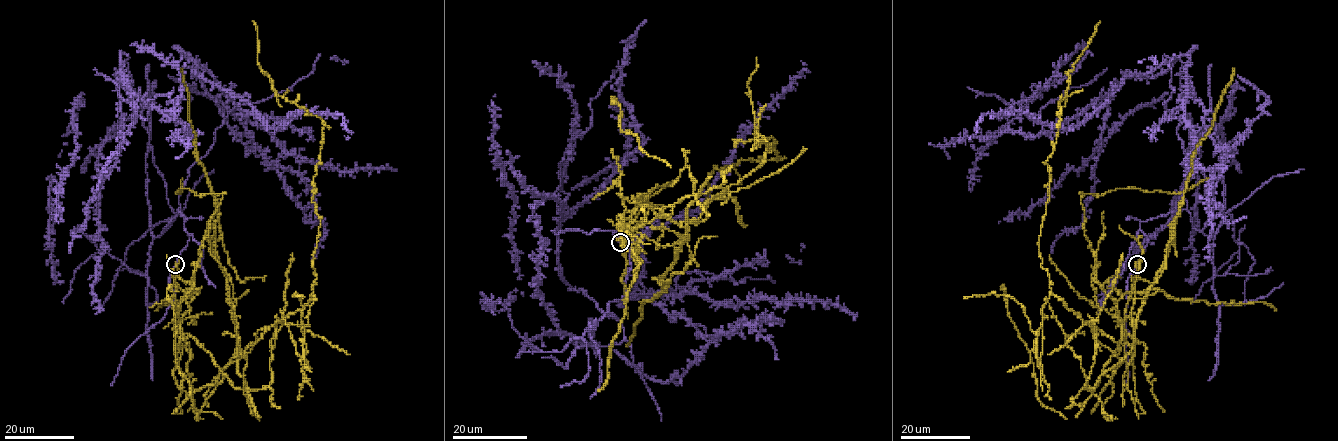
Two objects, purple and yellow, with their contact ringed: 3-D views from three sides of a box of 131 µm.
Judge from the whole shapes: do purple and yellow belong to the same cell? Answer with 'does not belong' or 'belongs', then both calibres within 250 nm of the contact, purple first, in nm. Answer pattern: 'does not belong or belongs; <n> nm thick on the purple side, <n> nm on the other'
does not belong; 120 nm thick on the purple side, 380 nm on the other

